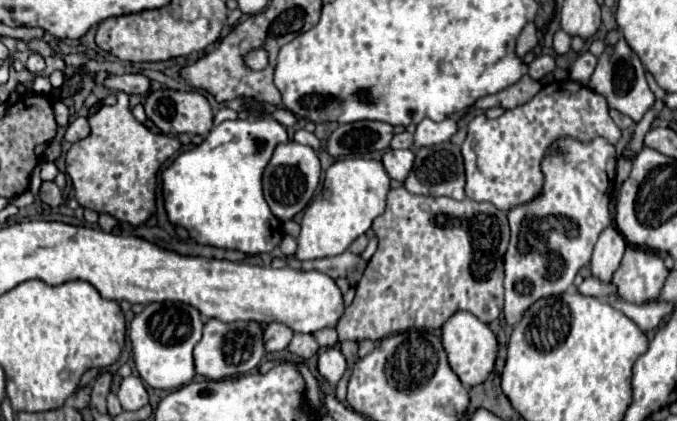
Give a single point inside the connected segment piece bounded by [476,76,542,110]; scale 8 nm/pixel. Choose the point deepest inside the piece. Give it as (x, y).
(525, 89)

